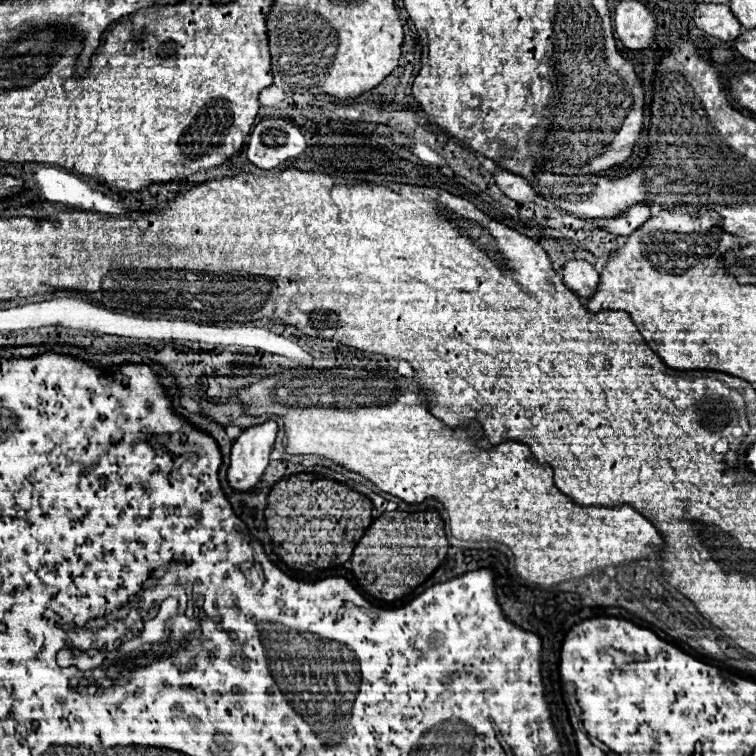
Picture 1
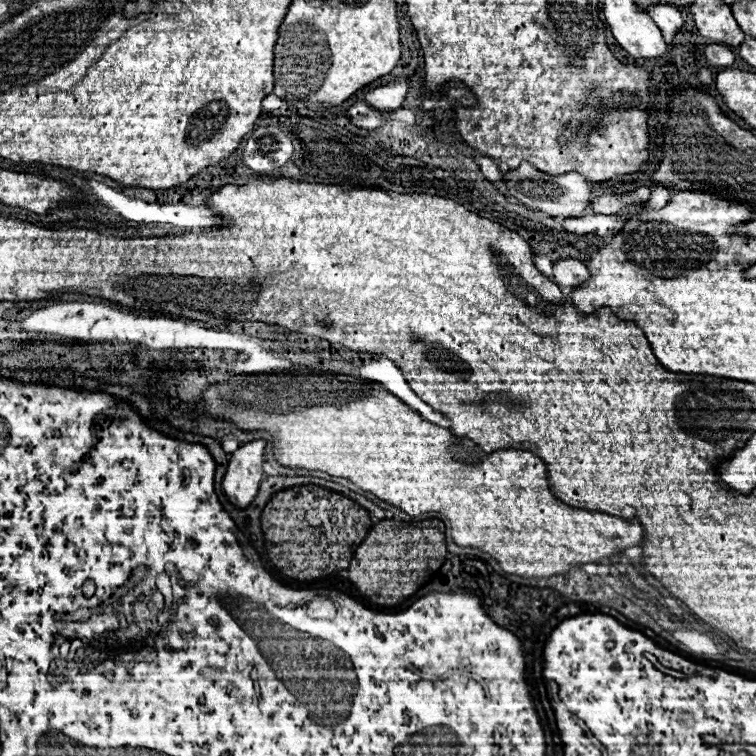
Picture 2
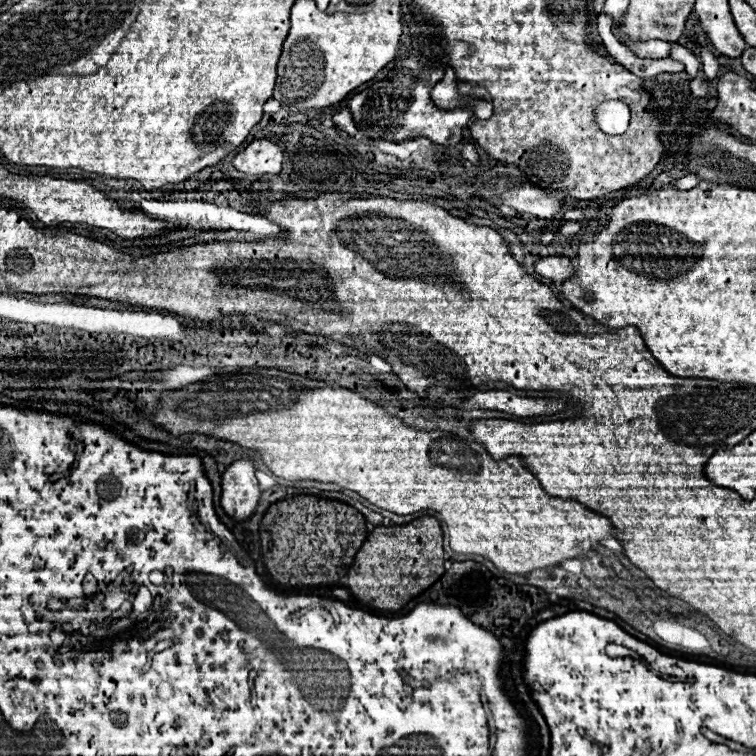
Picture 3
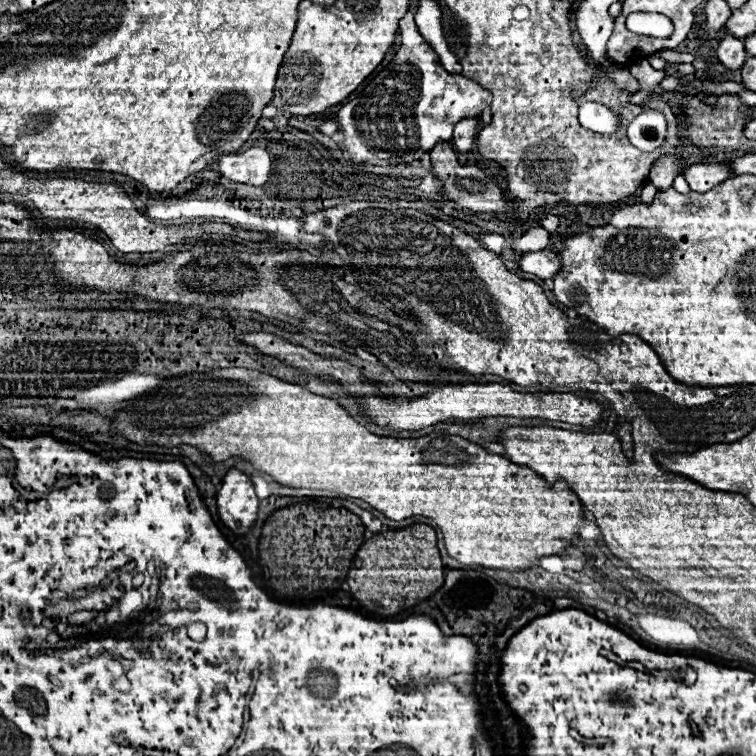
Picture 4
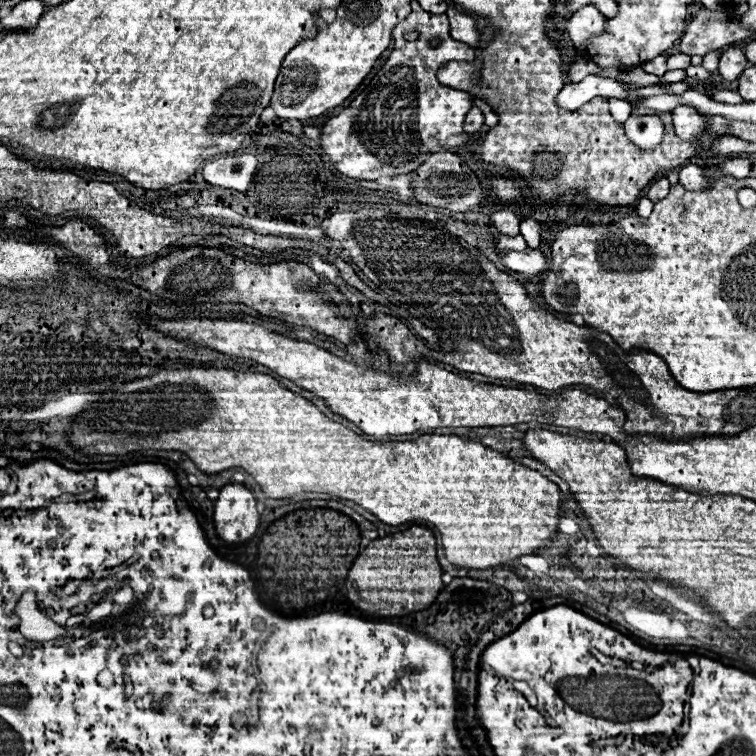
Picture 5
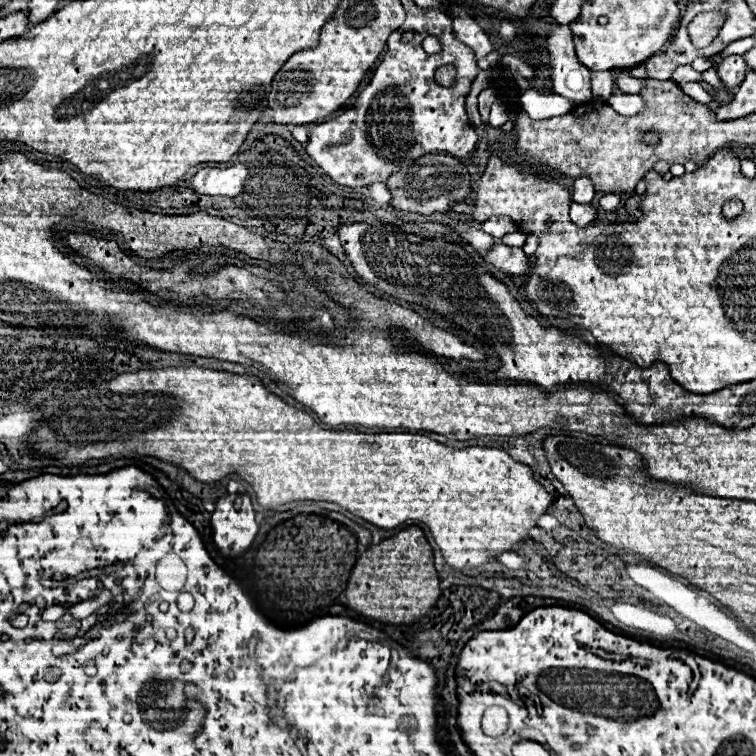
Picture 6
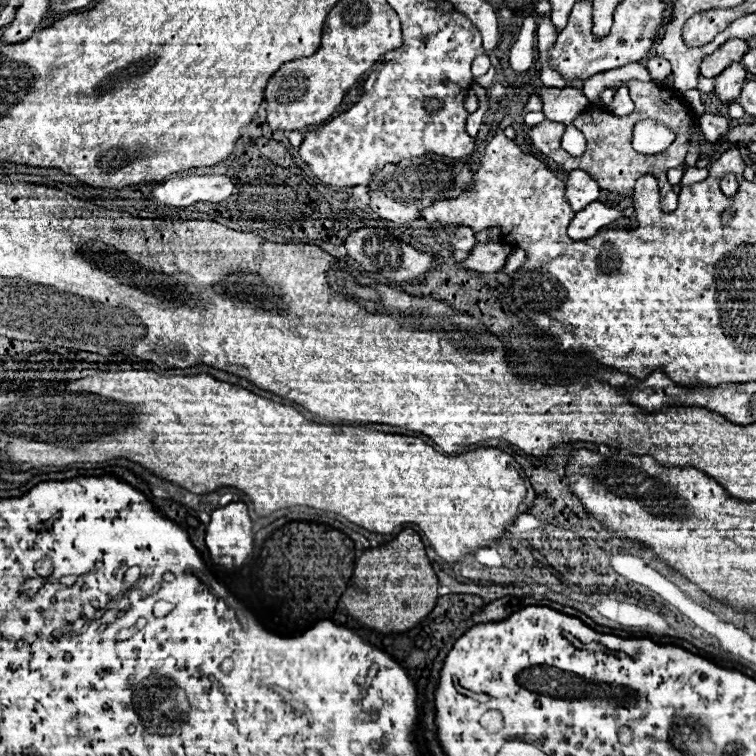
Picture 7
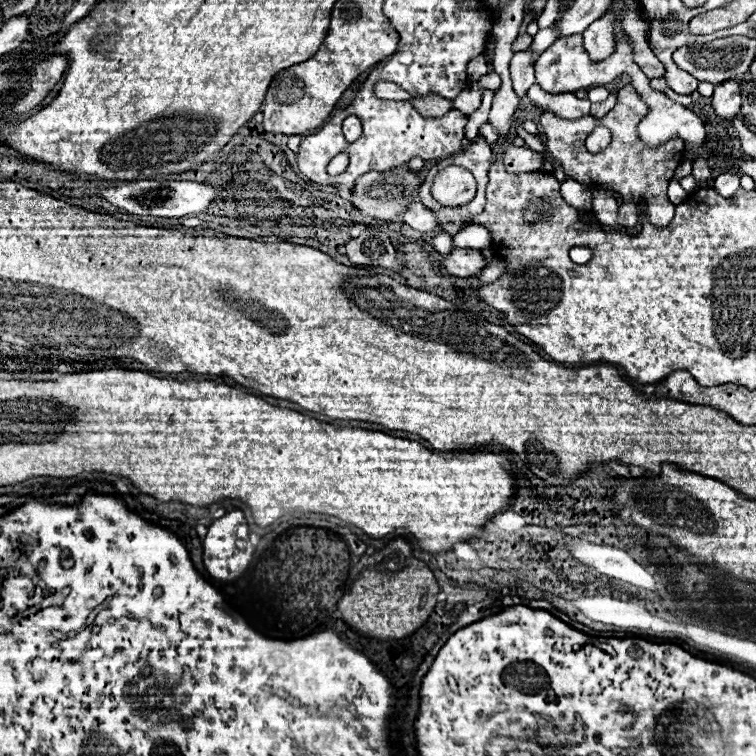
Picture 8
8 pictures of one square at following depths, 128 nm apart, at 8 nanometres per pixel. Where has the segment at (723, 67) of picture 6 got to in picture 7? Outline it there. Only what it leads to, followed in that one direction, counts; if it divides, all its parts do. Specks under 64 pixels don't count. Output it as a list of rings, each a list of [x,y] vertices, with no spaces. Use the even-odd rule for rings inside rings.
[[[738,62],[730,64],[722,74],[718,74],[714,78],[714,88],[716,88],[720,102],[728,104],[728,102],[736,100],[744,86],[744,78],[746,78],[746,68]]]

